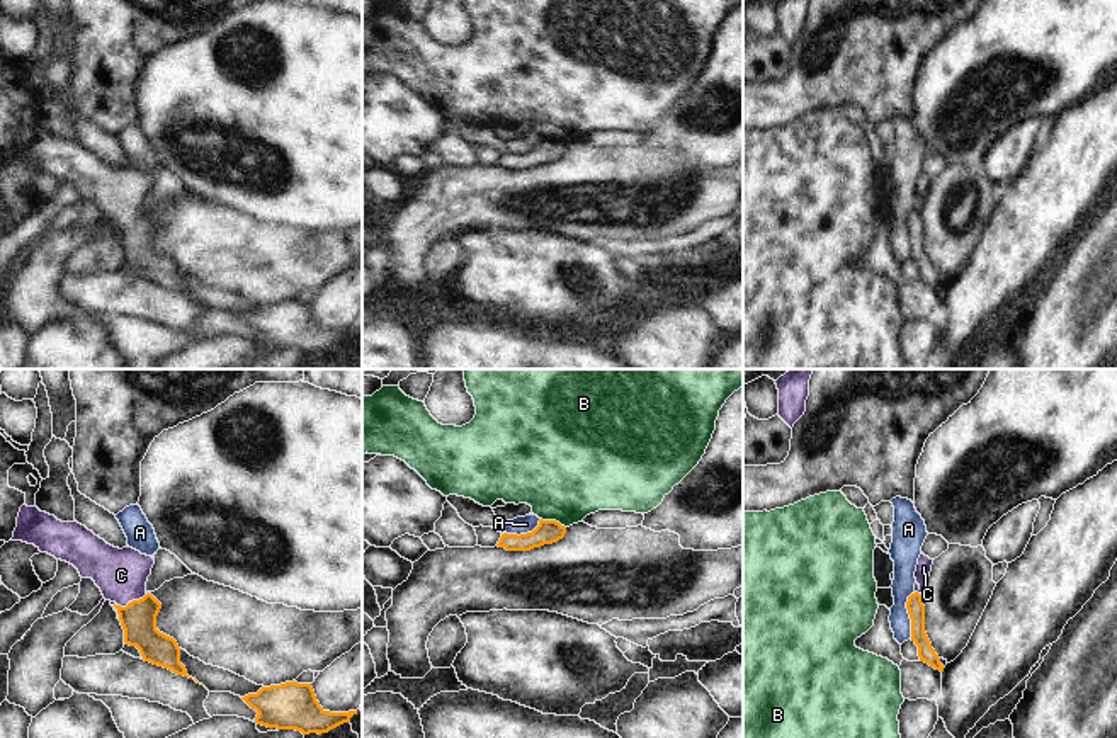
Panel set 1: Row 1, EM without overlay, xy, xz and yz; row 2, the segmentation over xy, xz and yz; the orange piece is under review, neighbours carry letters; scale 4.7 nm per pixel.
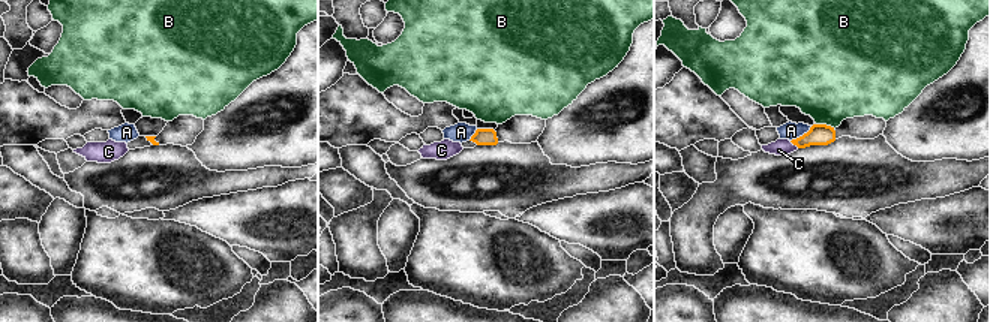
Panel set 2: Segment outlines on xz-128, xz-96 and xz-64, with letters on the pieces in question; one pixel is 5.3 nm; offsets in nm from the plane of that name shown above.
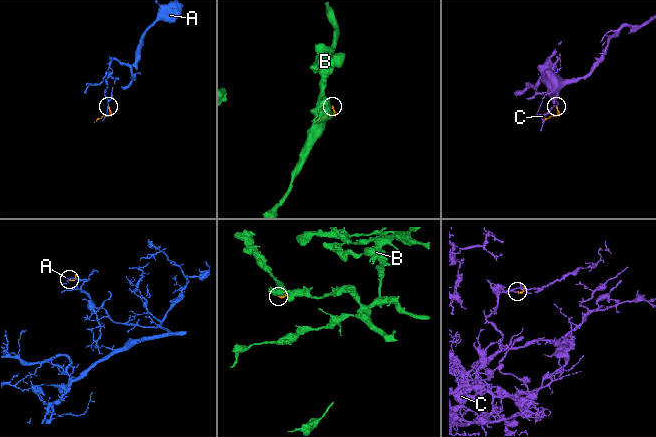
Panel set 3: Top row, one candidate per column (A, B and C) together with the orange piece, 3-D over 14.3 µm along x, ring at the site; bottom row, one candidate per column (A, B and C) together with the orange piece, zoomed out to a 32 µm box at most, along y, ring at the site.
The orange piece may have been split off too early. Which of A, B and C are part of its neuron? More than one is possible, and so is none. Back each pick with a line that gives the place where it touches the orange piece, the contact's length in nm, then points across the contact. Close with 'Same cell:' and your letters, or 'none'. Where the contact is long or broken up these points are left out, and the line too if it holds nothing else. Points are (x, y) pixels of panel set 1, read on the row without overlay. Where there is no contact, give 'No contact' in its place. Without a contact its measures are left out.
C: Touches orange at xy (133, 220). Shared border 160 nm. Path across: xy (138, 238), (133, 220), (121, 194)
Same cell: C

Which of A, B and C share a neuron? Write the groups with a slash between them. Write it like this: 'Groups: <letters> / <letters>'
Groups: A / B / C

